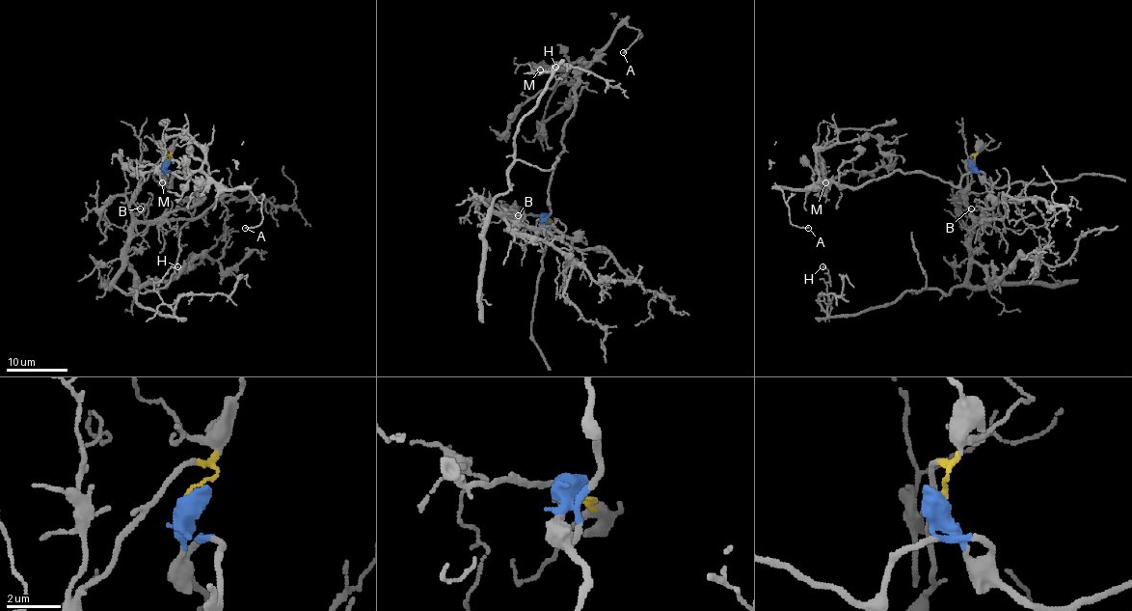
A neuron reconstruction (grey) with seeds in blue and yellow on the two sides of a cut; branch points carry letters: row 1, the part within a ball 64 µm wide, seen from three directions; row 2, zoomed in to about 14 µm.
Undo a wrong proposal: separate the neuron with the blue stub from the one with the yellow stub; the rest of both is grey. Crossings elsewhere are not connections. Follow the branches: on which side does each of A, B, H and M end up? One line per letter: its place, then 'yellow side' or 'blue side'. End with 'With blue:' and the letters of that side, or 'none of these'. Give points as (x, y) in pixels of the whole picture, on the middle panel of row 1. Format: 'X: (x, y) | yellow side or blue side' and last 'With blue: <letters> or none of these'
A: (623, 52) | blue side
B: (518, 215) | yellow side
H: (555, 67) | yellow side
M: (540, 69) | blue side
With blue: A, M

